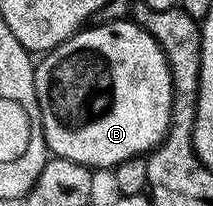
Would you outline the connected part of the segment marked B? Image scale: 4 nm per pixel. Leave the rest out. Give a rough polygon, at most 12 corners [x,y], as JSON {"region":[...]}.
{"region":[[131,19],[36,62],[45,148],[112,171],[165,138],[159,43]]}

